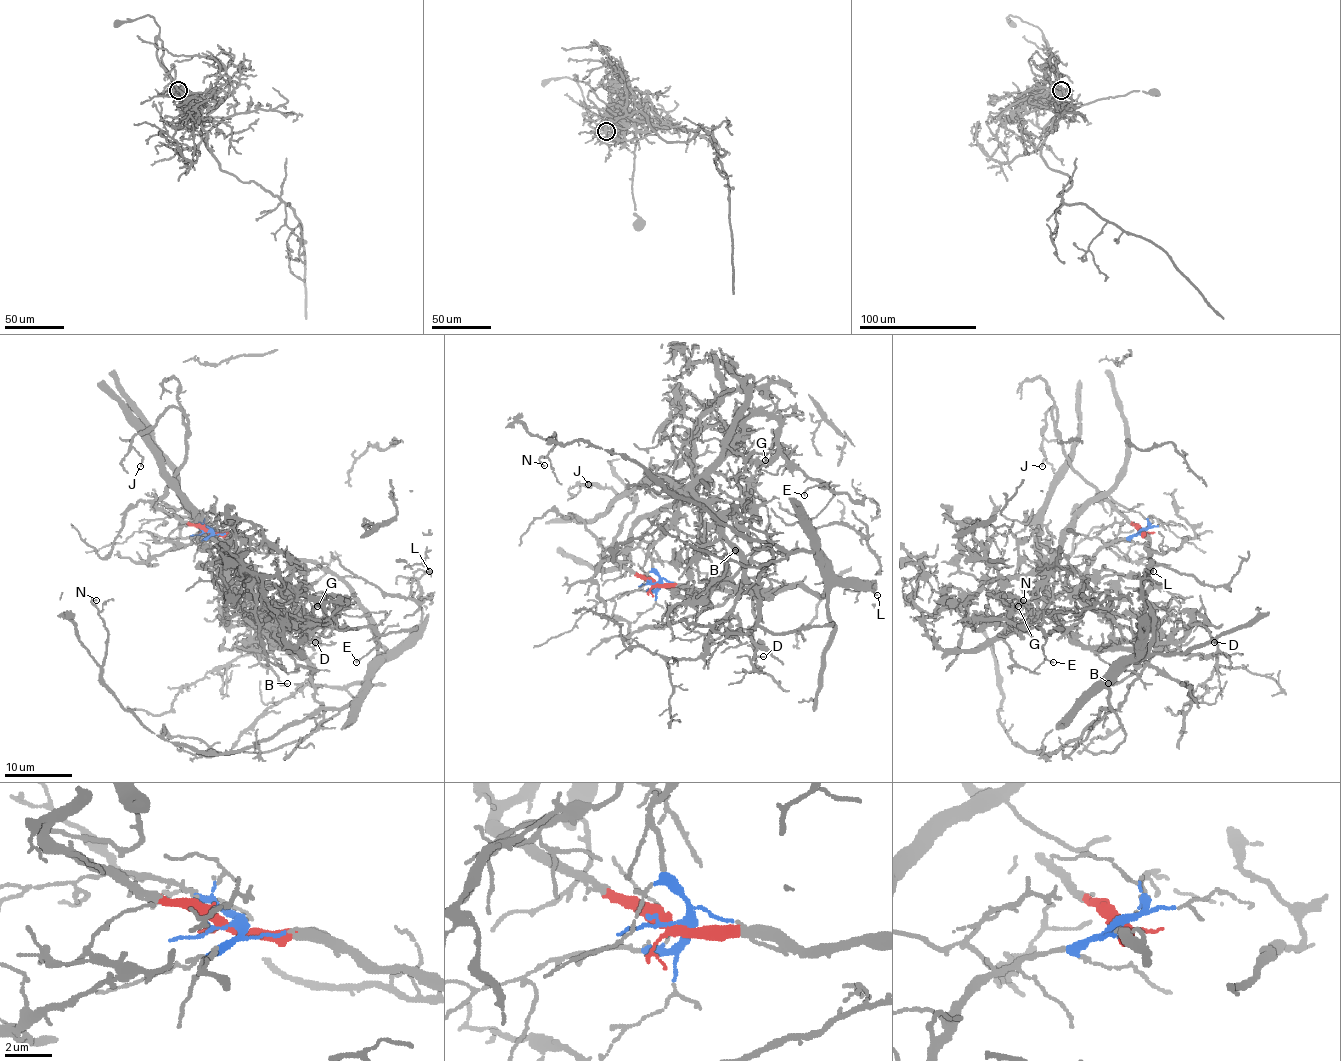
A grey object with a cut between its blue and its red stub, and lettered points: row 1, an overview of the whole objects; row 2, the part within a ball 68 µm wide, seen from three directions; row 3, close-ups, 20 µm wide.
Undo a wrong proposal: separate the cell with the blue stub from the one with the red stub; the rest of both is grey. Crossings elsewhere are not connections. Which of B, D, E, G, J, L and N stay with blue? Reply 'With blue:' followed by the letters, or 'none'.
With blue: B, D, E, G

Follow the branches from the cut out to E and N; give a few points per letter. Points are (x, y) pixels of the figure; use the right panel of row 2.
E: (1140, 531), (1108, 543), (1074, 589), (1020, 624), (977, 629), (974, 621), (1038, 628), (1054, 662)
N: (1140, 531), (1152, 645), (1057, 752), (1028, 753), (999, 721), (991, 641), (1023, 600)

